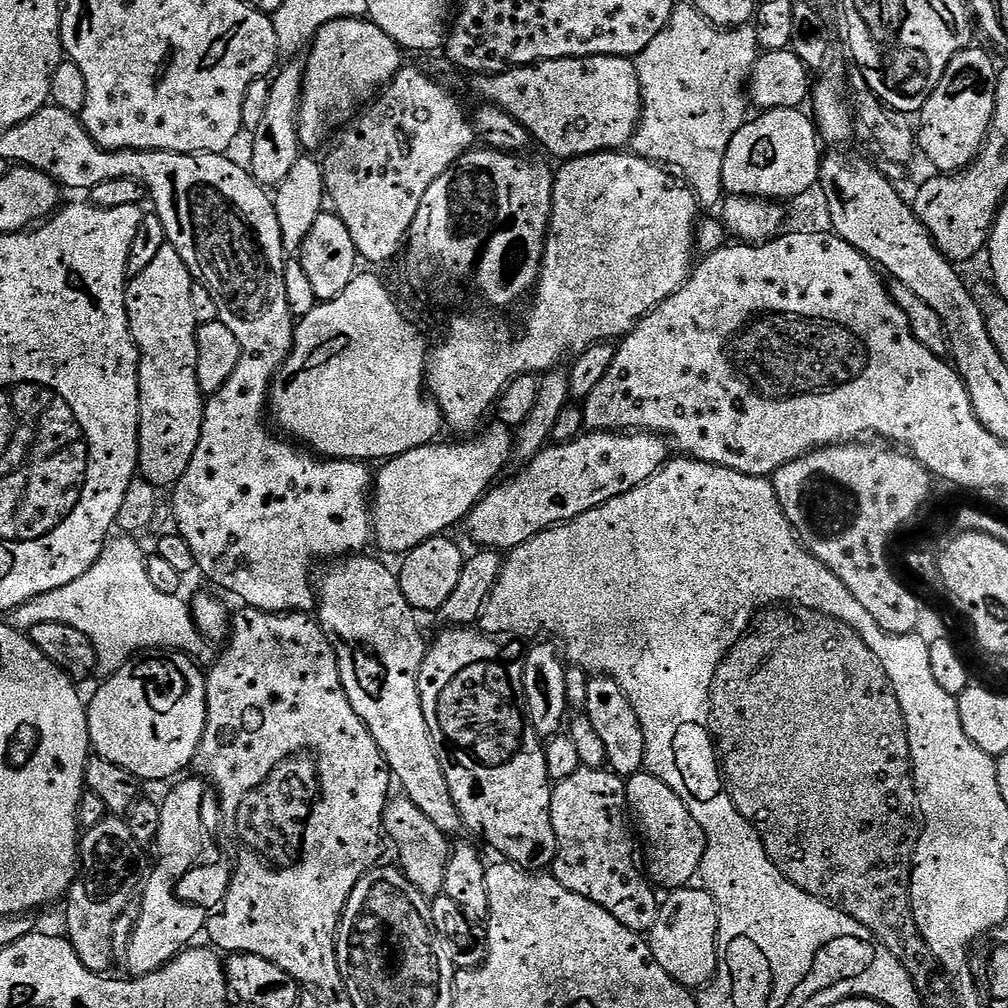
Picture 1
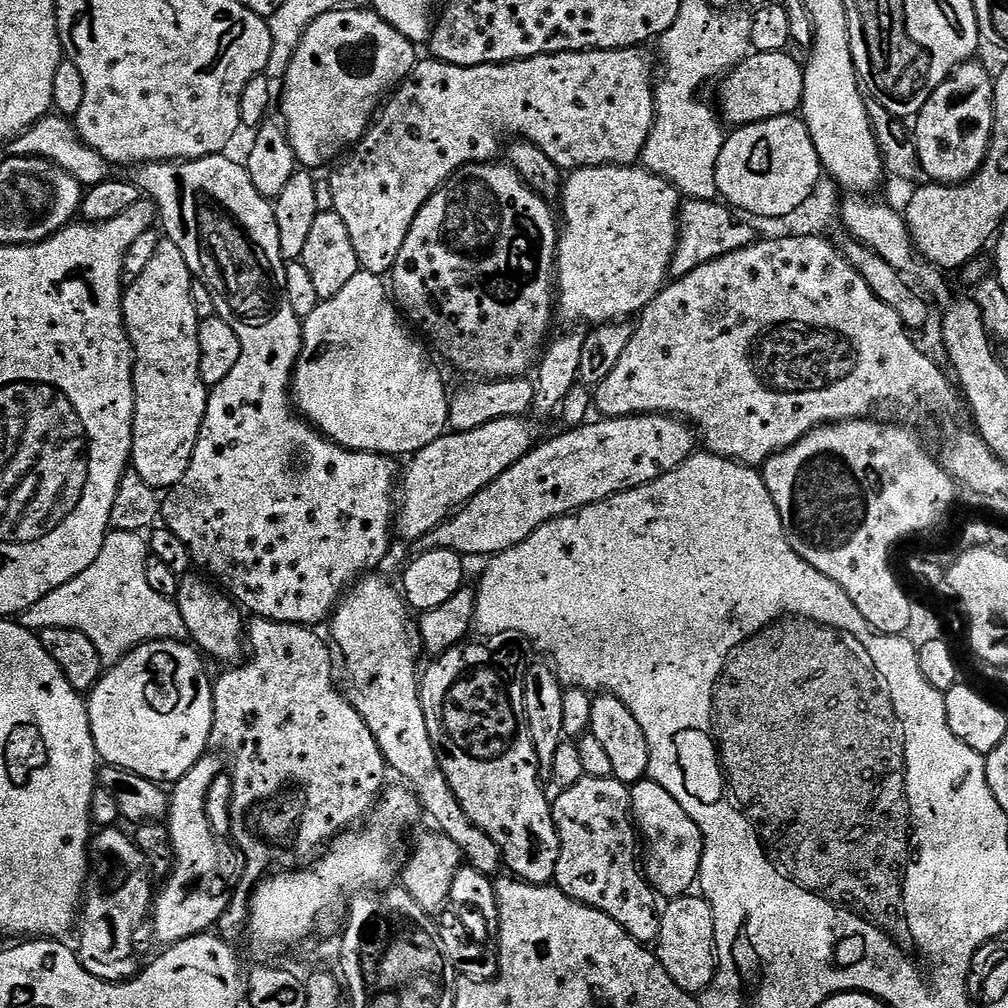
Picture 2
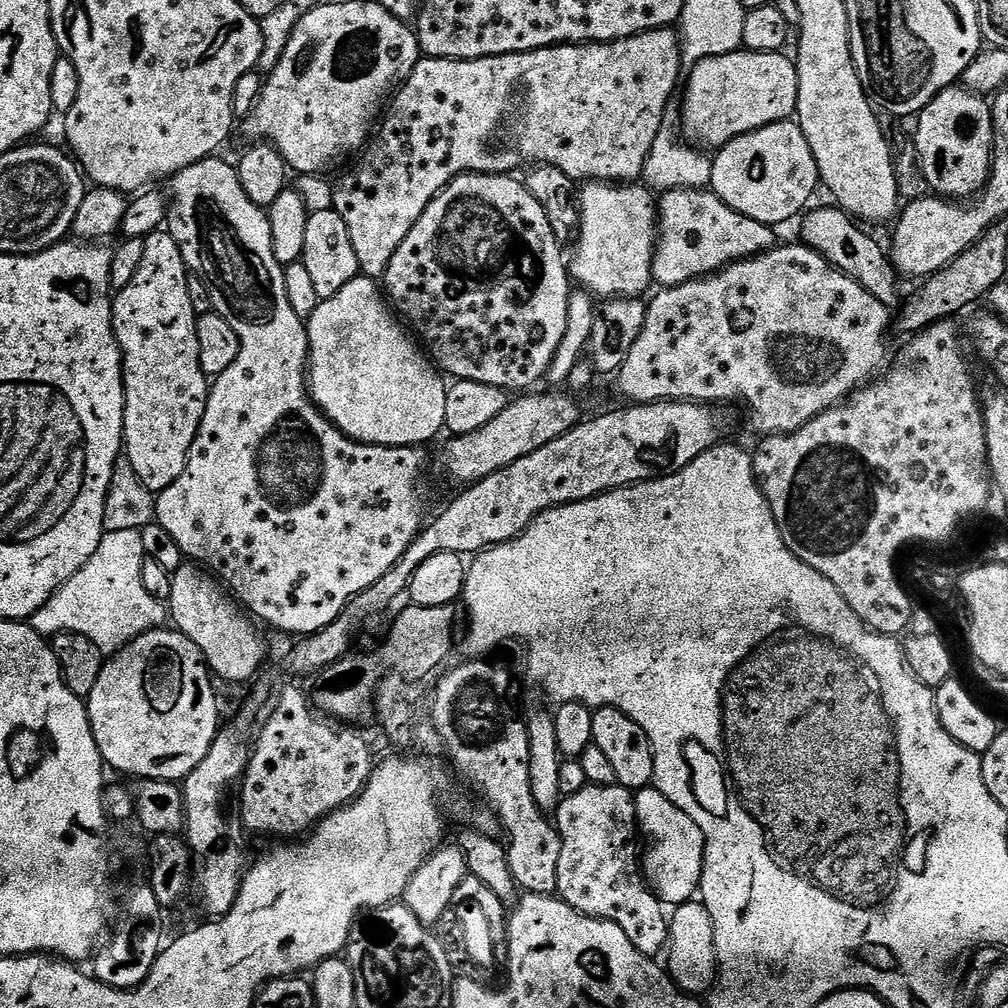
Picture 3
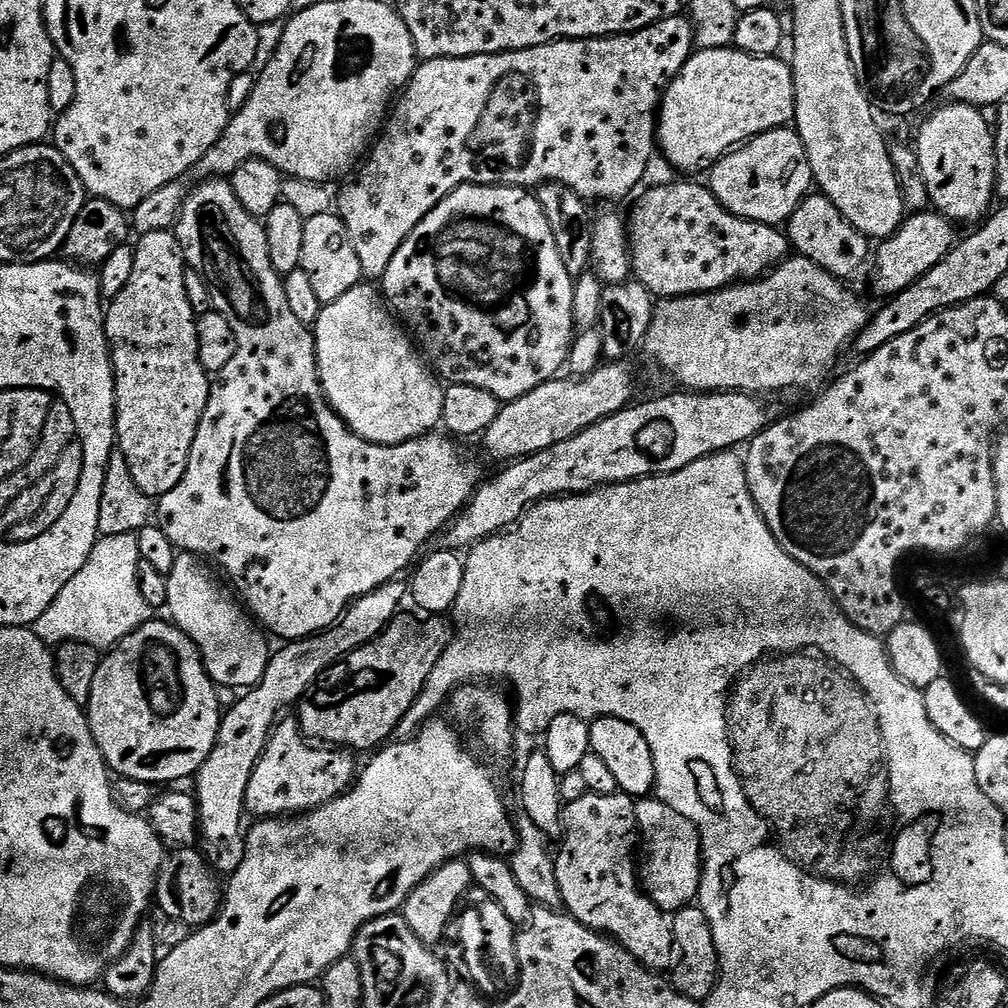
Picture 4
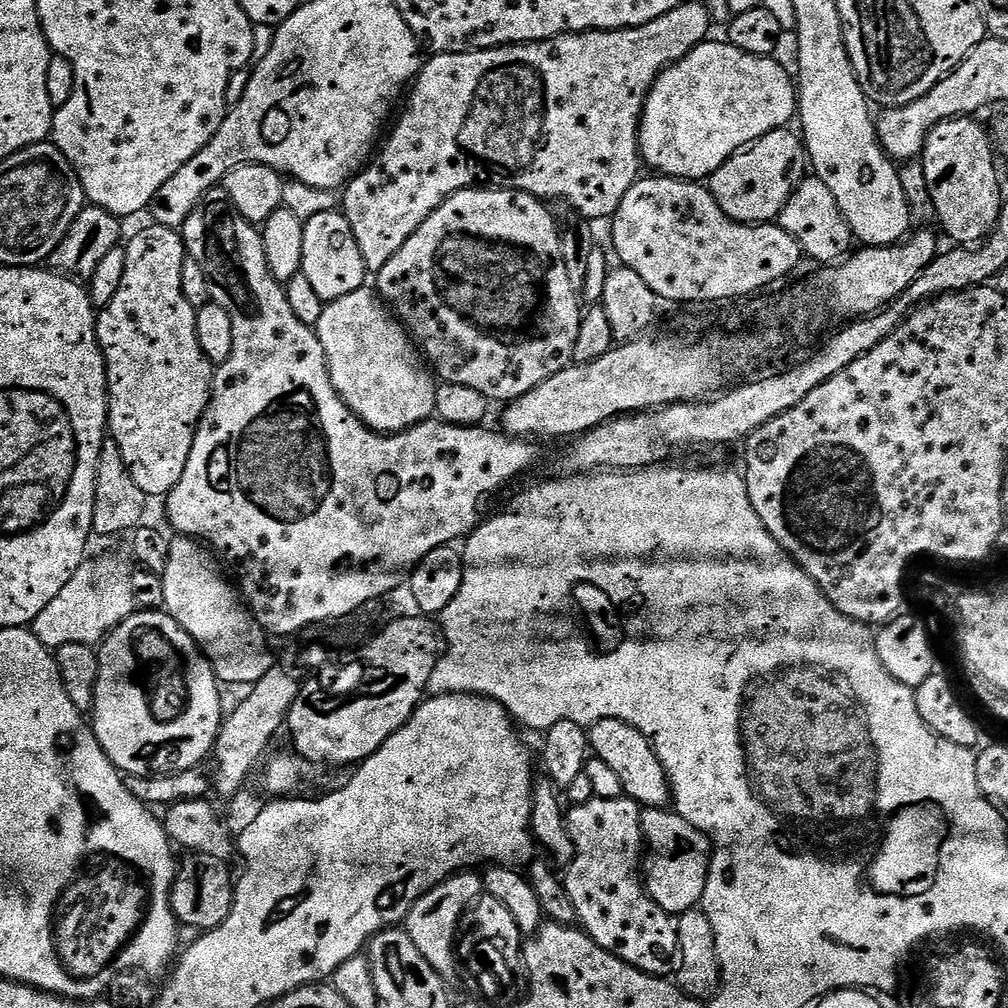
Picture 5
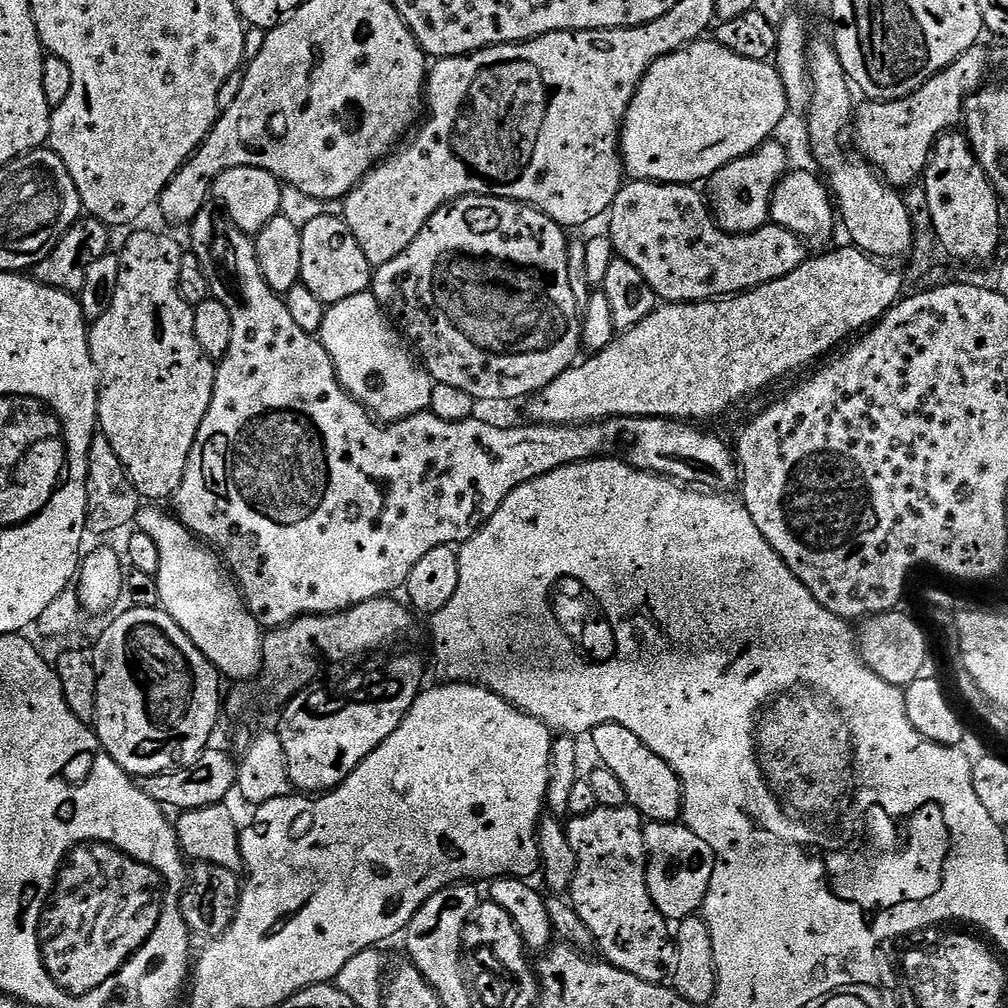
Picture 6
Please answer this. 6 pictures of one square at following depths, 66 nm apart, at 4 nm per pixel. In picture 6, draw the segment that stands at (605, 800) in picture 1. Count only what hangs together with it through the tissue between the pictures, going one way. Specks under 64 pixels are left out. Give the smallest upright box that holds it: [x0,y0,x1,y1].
[566,806,678,985]

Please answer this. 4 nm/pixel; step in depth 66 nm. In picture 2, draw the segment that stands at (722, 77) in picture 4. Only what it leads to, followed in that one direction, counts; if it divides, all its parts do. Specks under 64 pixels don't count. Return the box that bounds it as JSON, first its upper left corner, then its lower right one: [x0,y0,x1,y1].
[719,51,804,126]

